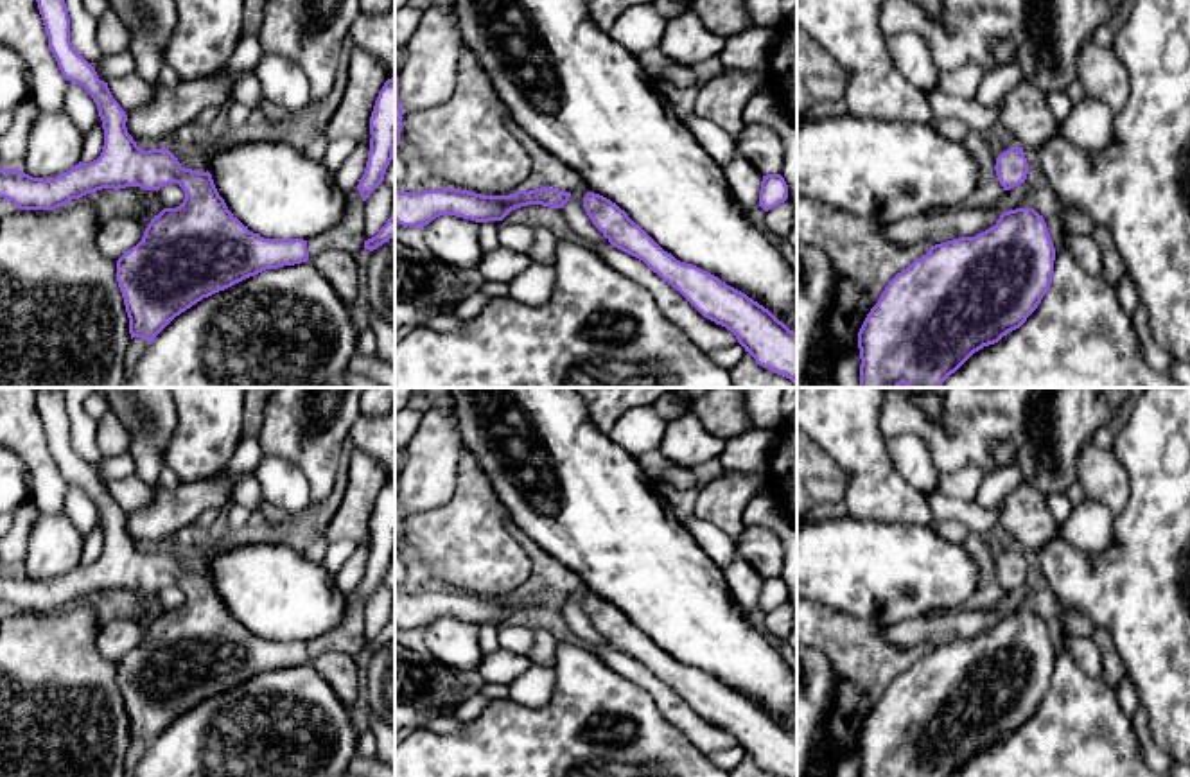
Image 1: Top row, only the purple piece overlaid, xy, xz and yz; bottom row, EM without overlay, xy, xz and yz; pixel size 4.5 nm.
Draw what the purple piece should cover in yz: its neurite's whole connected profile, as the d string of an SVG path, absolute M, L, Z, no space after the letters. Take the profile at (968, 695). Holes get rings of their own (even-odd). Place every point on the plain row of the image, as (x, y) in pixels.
M1034 610L1003 614L994 628L930 650L897 675L860 734L860 777L951 777L975 754L1019 730L1050 691L1055 650Z

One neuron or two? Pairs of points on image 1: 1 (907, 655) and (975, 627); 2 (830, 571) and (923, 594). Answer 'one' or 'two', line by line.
1: two
2: one

